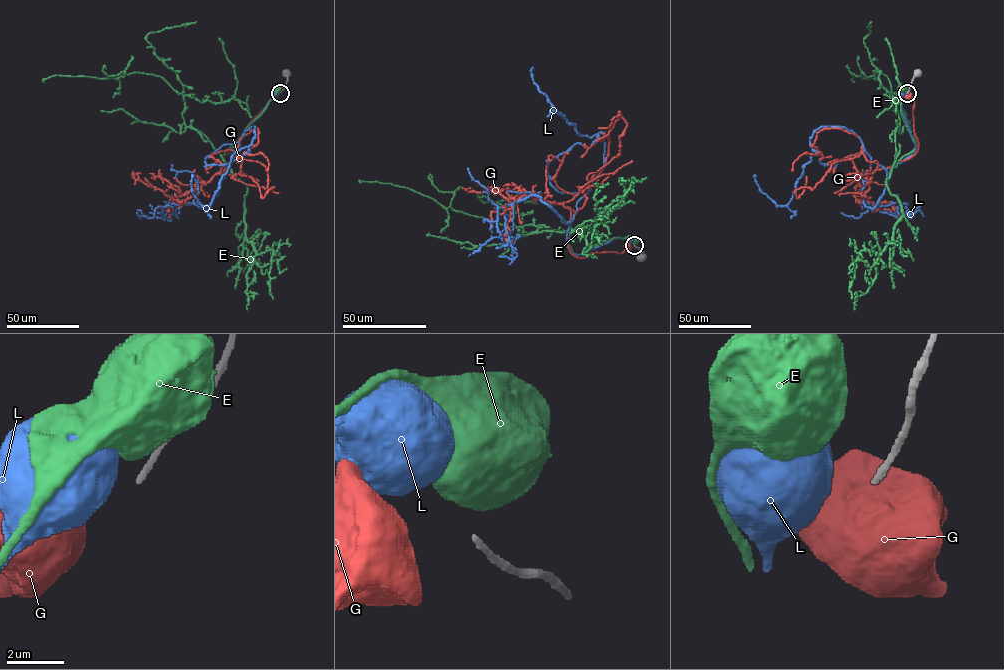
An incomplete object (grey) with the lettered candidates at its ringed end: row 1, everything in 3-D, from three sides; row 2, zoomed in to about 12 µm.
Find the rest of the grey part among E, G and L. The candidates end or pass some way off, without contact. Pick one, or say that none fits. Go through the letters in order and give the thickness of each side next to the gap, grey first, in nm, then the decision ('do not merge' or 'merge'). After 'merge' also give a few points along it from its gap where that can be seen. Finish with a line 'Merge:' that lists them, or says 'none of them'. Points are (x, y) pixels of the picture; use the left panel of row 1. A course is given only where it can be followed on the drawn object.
E: calibres 220 and 1000 nm; do not merge
G: calibres 220 and 950 nm; do not merge
L: calibres 220 and 800 nm; do not merge
Merge: none of them

